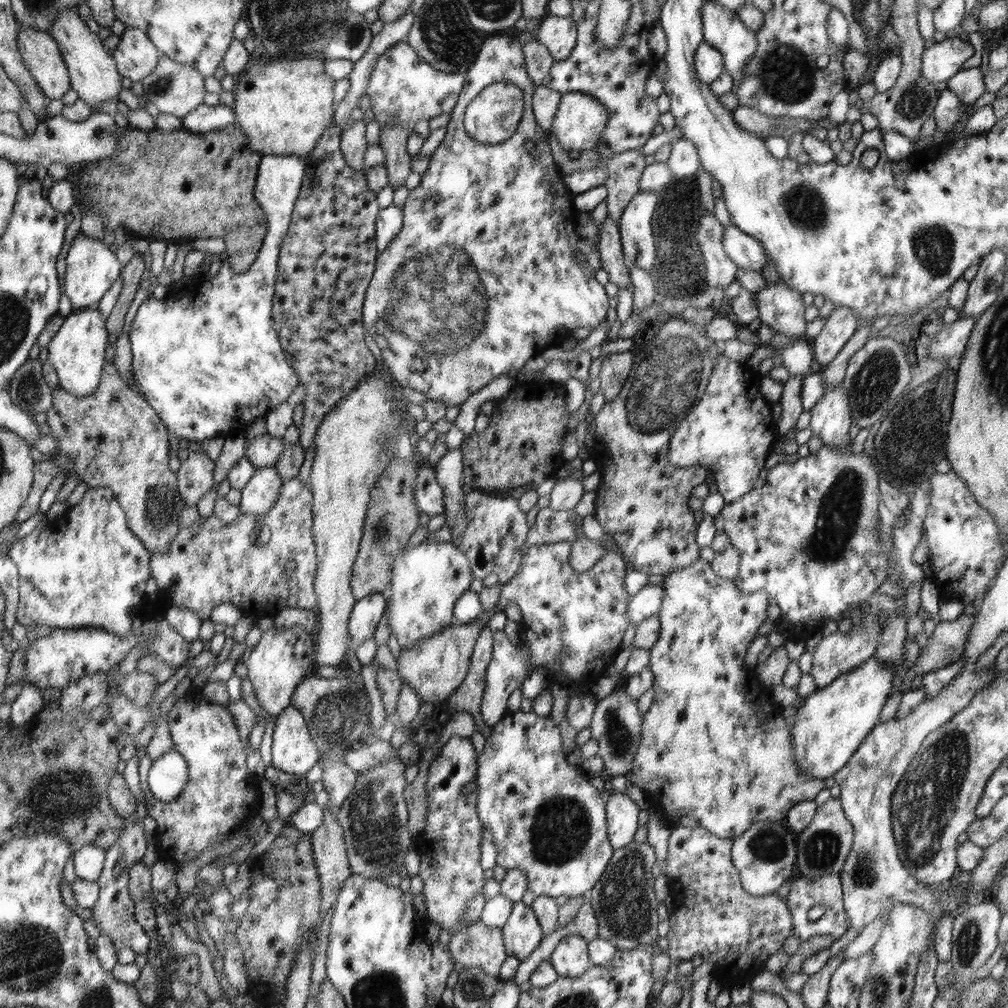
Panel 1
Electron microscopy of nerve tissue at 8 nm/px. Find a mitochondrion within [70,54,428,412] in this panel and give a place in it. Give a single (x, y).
(162, 85)

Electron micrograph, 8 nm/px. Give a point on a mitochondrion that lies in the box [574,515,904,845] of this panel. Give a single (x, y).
(619, 739)

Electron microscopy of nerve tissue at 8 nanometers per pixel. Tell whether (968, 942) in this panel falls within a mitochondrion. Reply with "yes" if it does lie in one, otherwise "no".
yes

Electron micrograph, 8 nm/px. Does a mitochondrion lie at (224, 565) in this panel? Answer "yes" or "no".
no

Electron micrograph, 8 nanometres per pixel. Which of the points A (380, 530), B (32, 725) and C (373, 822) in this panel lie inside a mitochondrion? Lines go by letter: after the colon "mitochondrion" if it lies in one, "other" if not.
A: mitochondrion
B: other
C: mitochondrion

